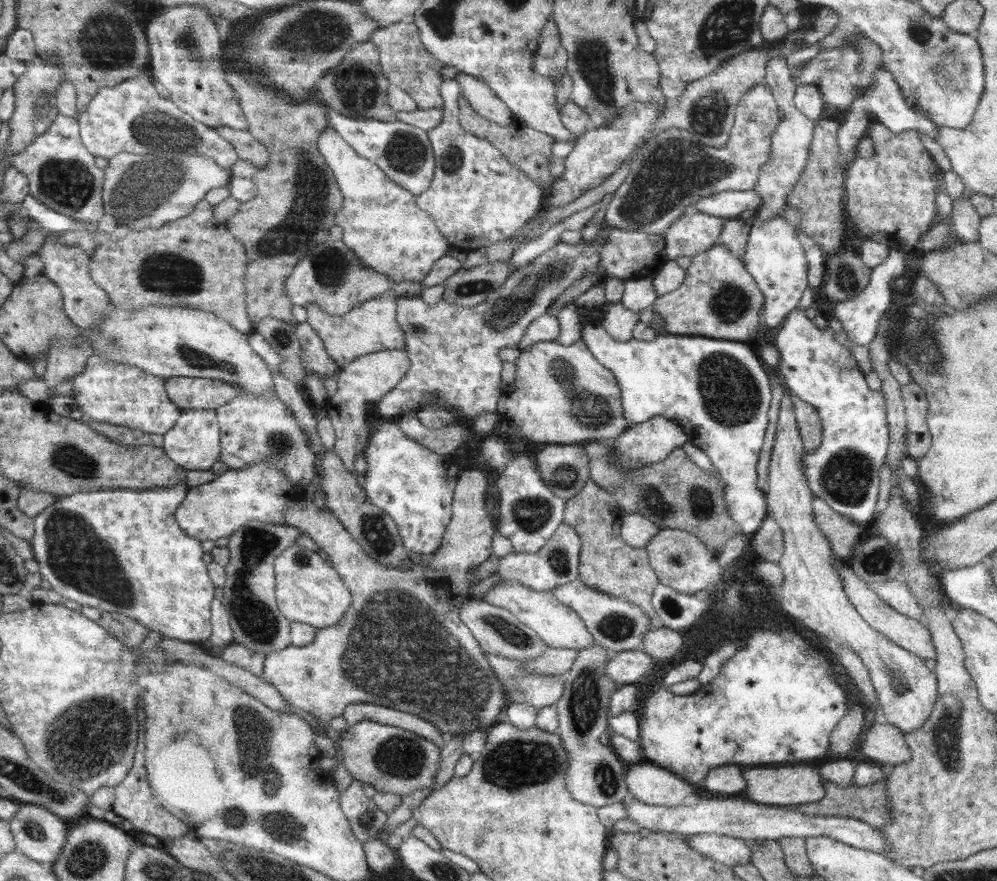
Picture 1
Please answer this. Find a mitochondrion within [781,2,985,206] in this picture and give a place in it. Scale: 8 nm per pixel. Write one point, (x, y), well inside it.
(917, 32)

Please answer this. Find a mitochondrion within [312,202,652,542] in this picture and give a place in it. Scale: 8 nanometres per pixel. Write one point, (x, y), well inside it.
(507, 309)

